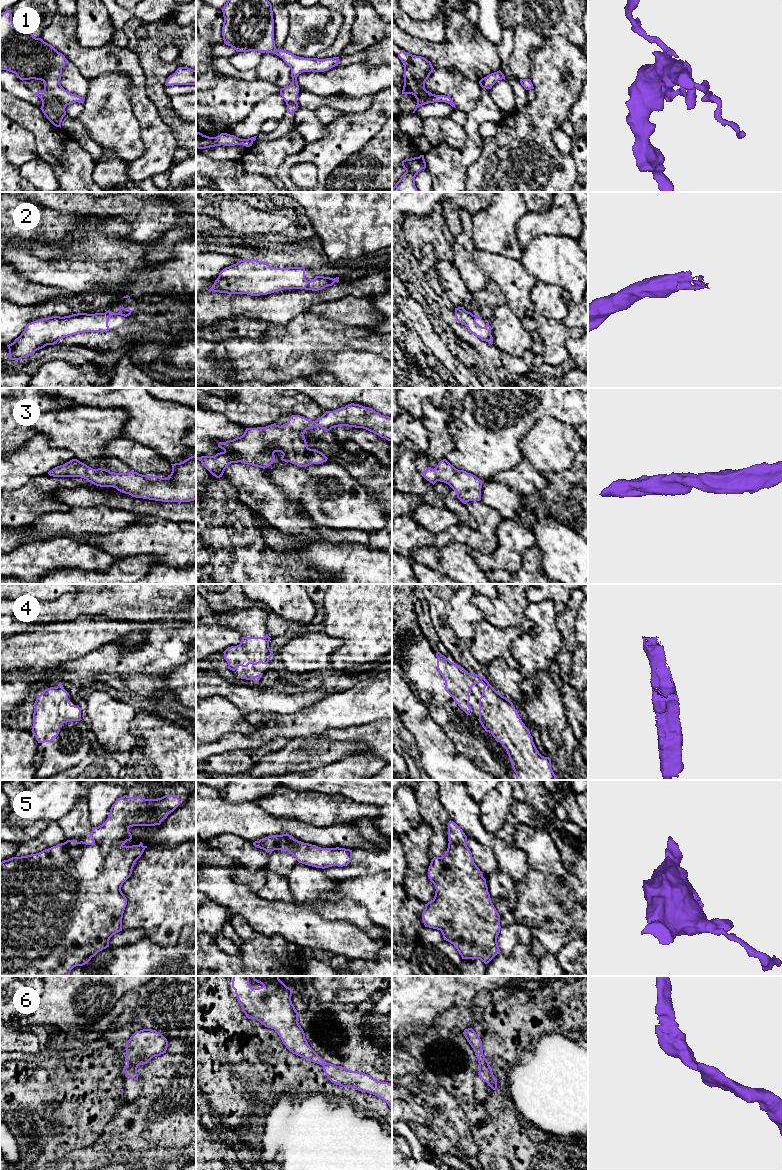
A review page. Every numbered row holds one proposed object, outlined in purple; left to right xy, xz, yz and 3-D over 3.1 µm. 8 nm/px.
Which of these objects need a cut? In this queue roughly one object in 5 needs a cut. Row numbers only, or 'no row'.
no row

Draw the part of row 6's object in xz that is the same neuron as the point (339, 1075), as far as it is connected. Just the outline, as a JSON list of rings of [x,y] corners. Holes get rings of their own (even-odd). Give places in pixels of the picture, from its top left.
[[[233,976],[232,988],[246,1017],[274,1029],[290,1052],[322,1065],[332,1083],[373,1094],[385,1101],[392,1111],[392,1084],[362,1072],[325,1063],[310,1047],[298,1023],[299,1013],[291,1001],[293,989],[287,987],[279,976]],[[250,977],[263,986],[252,988]]]

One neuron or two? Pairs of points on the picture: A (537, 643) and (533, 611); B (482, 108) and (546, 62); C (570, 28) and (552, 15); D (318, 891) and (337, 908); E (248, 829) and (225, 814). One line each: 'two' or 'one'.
A: one
B: two
C: one
D: one
E: one

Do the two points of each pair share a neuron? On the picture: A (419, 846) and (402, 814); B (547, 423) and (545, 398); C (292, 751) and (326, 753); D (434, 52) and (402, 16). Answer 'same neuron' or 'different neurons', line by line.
A: different neurons
B: different neurons
C: same neuron
D: different neurons

